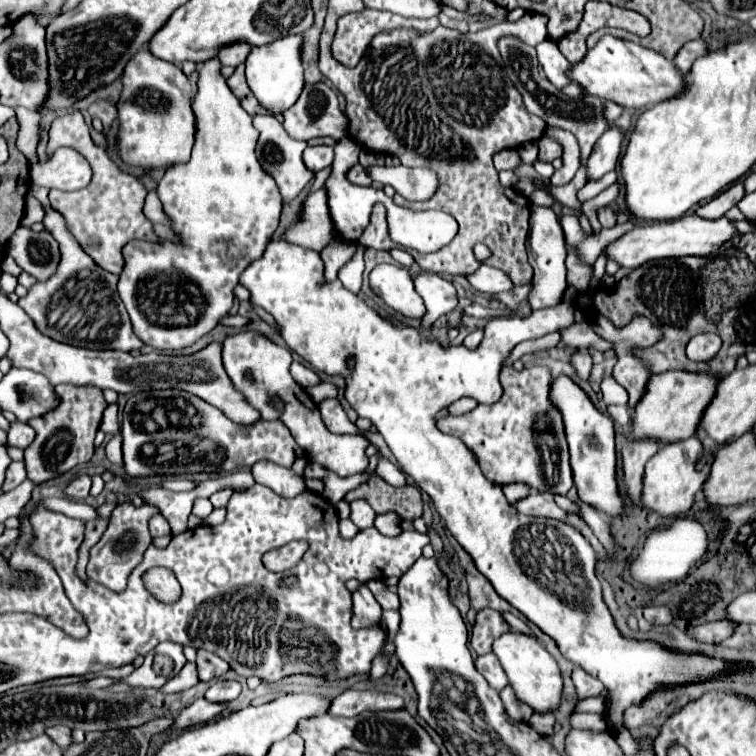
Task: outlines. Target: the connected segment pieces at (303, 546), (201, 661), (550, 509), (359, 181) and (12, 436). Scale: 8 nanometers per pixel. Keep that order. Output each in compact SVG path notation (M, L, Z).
M292 541L284 547L278 547L278 549L272 549L270 553L266 553L264 555L264 565L270 571L286 571L302 559L306 549L308 549L306 541Z
M198 649L196 653L196 665L198 665L198 677L200 681L212 681L222 677L230 667L224 659L220 659L216 653L210 651L202 651Z
M530 493L526 499L520 499L518 503L514 503L514 507L518 509L518 513L524 513L524 515L550 517L558 521L566 521L566 515L568 515L564 509L560 509L554 503L554 497L548 493Z
M357 164L350 169L347 178L357 185L370 186L372 183L372 179L368 174L367 169L360 164Z
M16 421L14 425L10 425L10 431L8 431L8 445L26 449L32 441L34 441L34 429L30 429L28 423Z

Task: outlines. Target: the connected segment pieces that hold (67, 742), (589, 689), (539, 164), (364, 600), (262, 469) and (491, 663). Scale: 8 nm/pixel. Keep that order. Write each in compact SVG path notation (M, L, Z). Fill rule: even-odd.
M56 725L46 729L46 735L50 735L62 749L68 749L72 745L72 729L64 725Z
M574 667L574 673L572 673L572 681L576 685L576 691L578 691L578 697L594 697L594 695L600 695L600 691L604 689L604 685L588 675L584 669L580 667Z
M540 159L534 161L534 169L536 169L536 173L538 173L538 177L540 177L542 181L550 181L550 177L552 177L552 173L554 173L552 163L544 163L544 161L540 161Z
M360 585L358 591L352 593L352 601L356 603L356 629L380 625L380 605L366 585ZM370 619L378 619L378 621L370 621Z
M262 459L262 461L254 463L252 465L252 475L254 475L256 483L262 483L262 485L270 487L276 495L280 495L284 499L292 499L306 489L304 477L300 477L292 469L276 465L268 459Z
M488 653L488 655L482 655L476 659L476 669L482 673L482 677L490 683L492 689L496 691L502 691L506 685L508 685L508 677L498 661L498 657L494 653Z

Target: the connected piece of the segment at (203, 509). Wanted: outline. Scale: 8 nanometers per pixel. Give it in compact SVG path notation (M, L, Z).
M198 499L194 503L194 509L192 509L192 515L196 515L198 519L206 519L210 513L212 513L212 503L208 499Z

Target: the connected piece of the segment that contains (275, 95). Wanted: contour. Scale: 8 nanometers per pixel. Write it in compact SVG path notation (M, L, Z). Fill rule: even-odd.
M302 35L282 37L262 47L252 47L246 59L246 79L256 95L256 99L274 113L284 113L296 103L304 87L304 67L302 67Z

